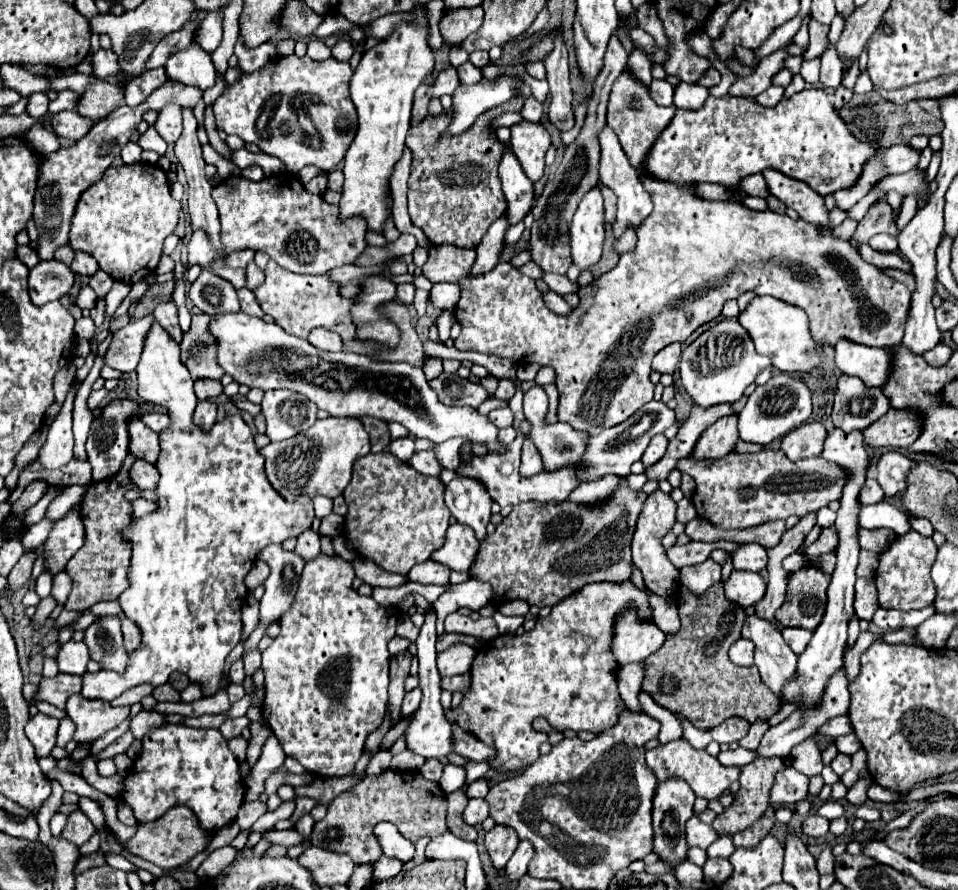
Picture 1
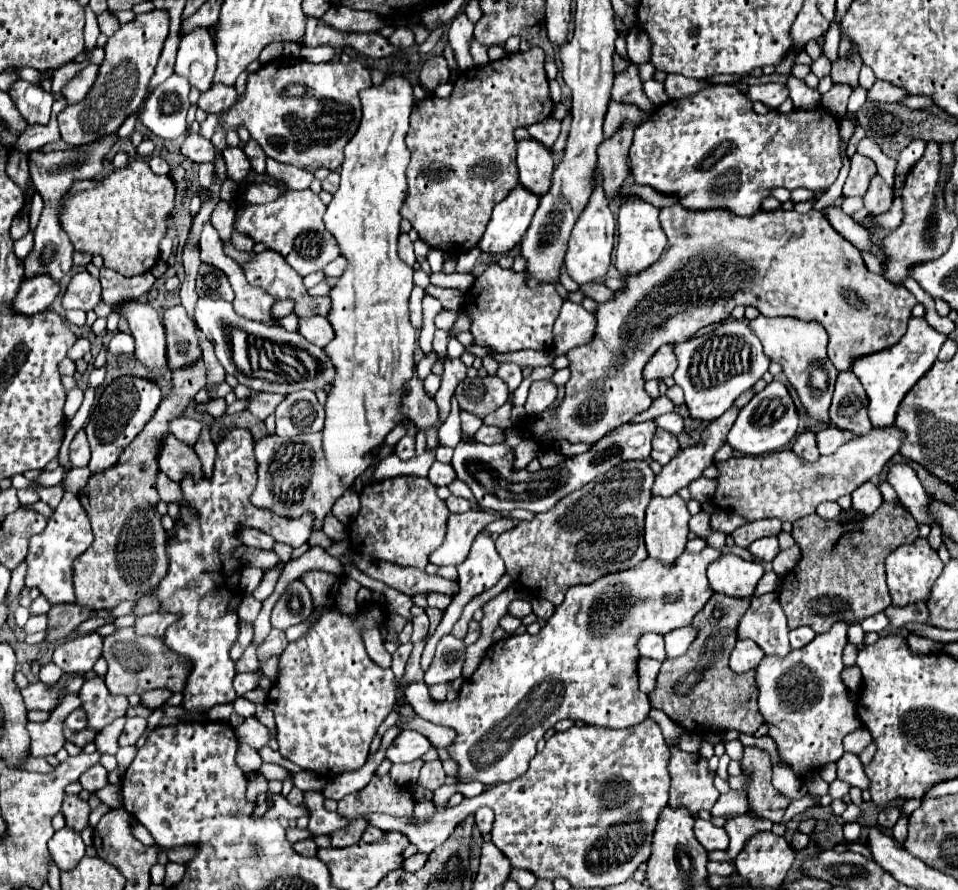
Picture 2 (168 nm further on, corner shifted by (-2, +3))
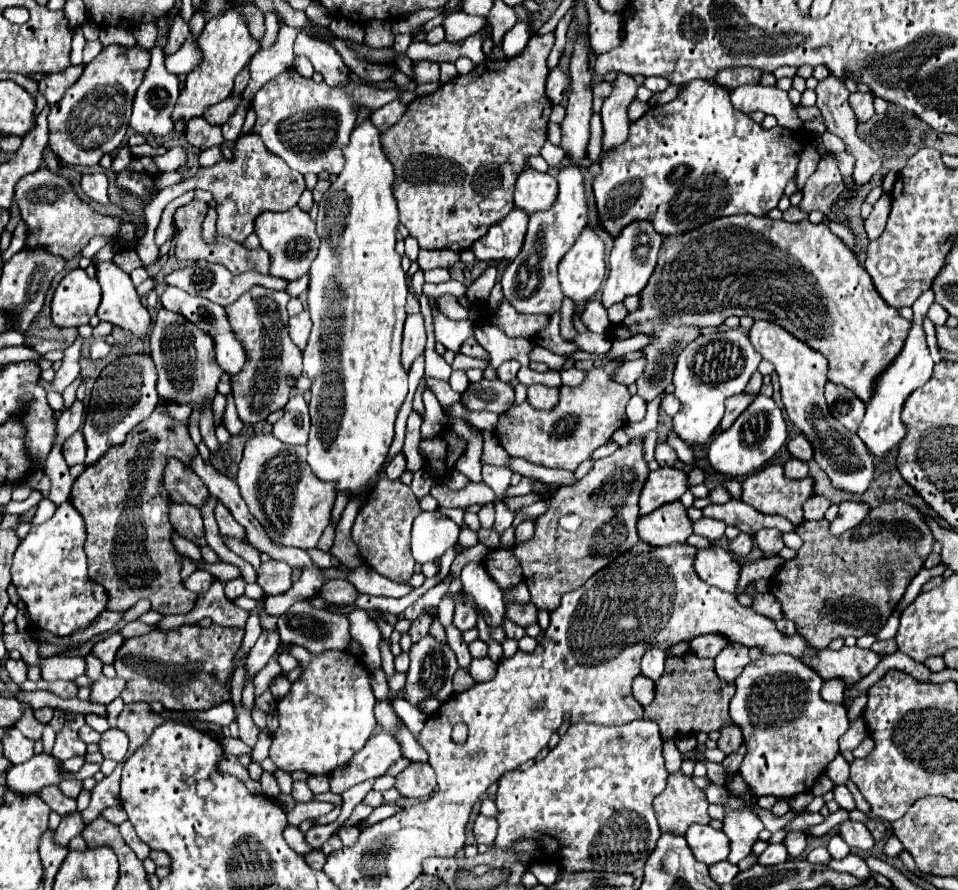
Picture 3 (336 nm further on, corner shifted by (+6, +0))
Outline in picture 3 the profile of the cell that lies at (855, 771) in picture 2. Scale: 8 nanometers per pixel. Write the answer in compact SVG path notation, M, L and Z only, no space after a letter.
M839 754L829 766L827 766L827 776L835 782L835 784L845 784L849 778L849 762Z

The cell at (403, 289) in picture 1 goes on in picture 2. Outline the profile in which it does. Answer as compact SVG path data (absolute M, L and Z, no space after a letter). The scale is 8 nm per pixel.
M413 287L411 297L409 297L409 313L411 313L411 325L413 327L421 327L421 299L423 299L423 289L421 287Z

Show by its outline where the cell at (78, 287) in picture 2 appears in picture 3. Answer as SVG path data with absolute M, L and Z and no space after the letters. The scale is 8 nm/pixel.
M71 270L57 286L51 300L51 320L57 328L89 324L99 308L99 284L85 270Z

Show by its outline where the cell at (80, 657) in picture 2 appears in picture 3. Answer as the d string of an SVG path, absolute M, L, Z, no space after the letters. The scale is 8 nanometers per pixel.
M111 634L105 640L97 642L93 648L93 654L103 662L103 664L113 664L115 662L115 654L121 648L121 644L125 642L125 638L121 634Z

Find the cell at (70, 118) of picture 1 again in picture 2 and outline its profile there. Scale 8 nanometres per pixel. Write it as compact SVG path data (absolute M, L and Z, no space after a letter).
M153 9L149 13L141 13L133 21L119 25L119 29L109 37L105 45L105 61L99 69L99 77L87 101L81 101L79 105L67 105L67 109L63 109L57 117L61 139L65 143L79 147L107 133L115 133L125 121L125 117L137 111L139 103L145 97L147 81L151 79L151 73L157 65L167 35L169 35L169 15L165 9Z

